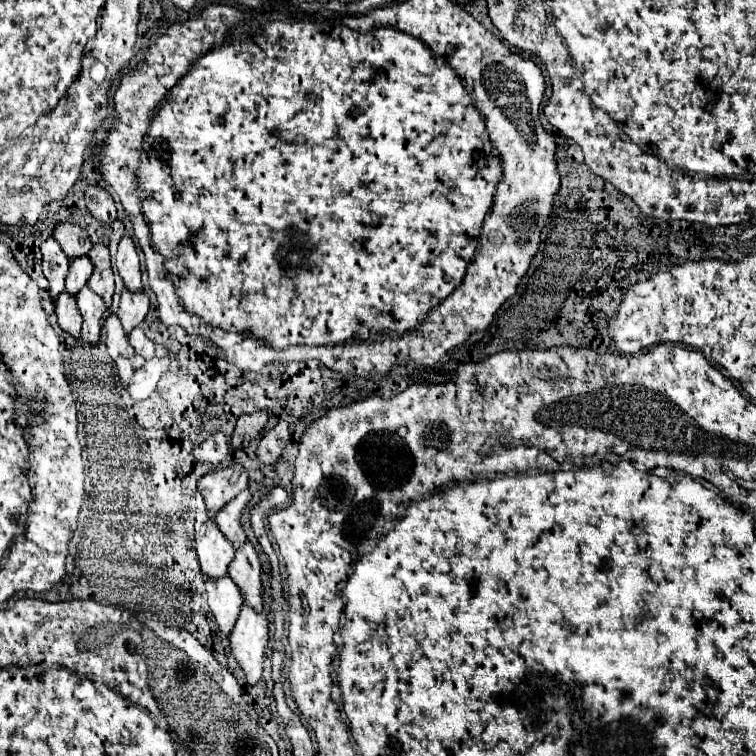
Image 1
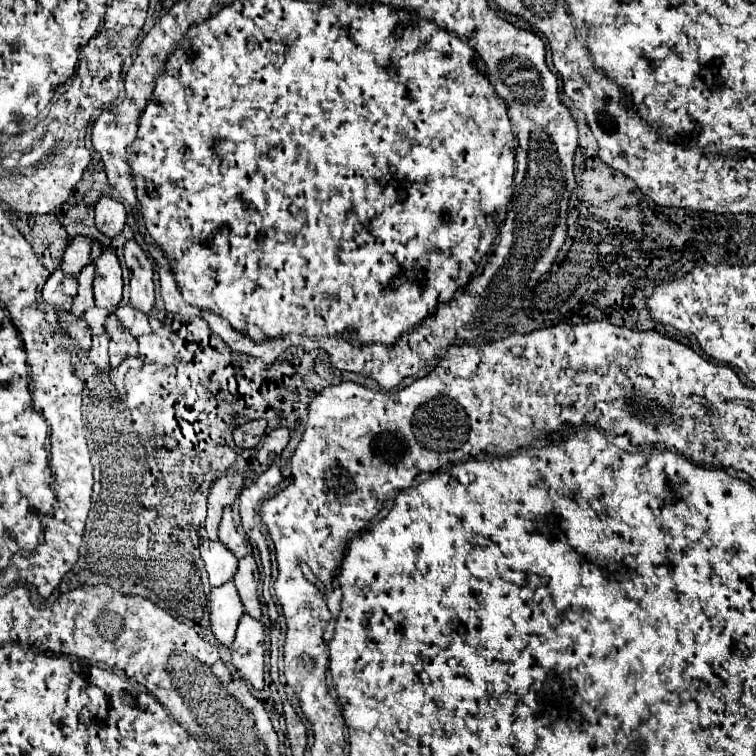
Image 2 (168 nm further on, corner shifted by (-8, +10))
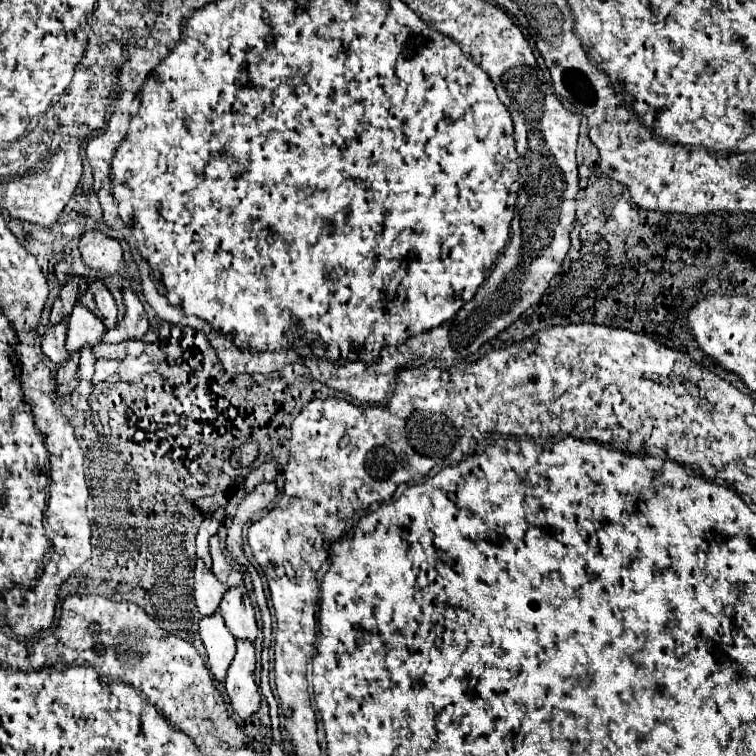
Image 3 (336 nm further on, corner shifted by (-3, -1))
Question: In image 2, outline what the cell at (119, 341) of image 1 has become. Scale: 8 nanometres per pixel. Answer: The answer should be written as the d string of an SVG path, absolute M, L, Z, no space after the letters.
M110 314L106 318L106 332L110 338L110 368L116 368L128 356L138 356L136 338L128 330L124 330L116 314Z

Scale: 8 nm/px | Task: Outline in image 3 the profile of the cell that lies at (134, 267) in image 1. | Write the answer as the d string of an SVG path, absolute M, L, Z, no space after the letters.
M125 281L125 285L123 285L123 301L125 301L127 313L115 329L109 329L105 333L103 343L121 343L127 339L143 339L145 333L149 331L147 313L143 309L139 297L133 293L129 281Z

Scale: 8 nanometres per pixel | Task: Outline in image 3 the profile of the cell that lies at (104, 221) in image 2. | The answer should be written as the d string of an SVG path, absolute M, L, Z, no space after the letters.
M89 231L79 243L83 263L103 275L115 275L123 265L123 251L115 239L105 237L101 231Z

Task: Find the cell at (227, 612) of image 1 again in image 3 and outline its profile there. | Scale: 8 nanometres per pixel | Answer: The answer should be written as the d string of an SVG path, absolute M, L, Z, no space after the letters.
M215 613L211 617L203 617L199 623L199 635L207 651L207 665L213 677L223 683L225 673L233 661L235 655L235 639L229 635L221 613Z

